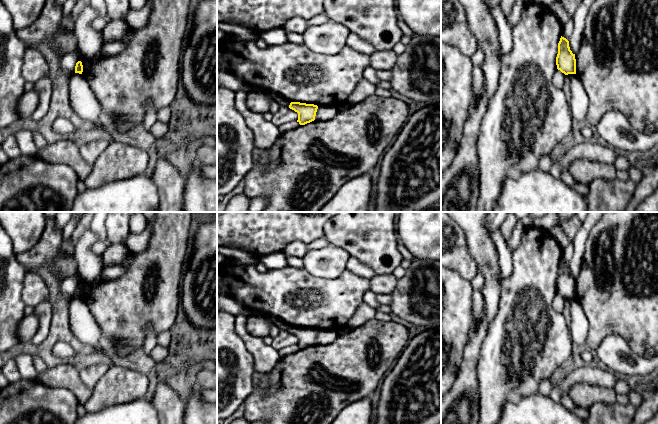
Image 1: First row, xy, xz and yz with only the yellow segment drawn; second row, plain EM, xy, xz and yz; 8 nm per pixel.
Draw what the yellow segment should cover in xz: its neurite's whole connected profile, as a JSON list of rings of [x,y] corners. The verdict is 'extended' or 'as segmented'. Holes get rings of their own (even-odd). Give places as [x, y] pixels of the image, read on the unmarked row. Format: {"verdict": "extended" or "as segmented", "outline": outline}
{"verdict": "as segmented", "outline": [[[291,326],[289,332],[298,337],[297,346],[300,349],[305,349],[315,344],[318,330],[314,328]]]}

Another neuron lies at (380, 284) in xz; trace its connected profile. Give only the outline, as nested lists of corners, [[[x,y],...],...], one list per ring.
[[[393,273],[374,275],[369,280],[369,289],[371,289],[375,294],[391,294],[396,286],[398,279],[393,275]]]

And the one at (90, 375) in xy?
[[[95,364],[92,366],[83,365],[79,367],[79,376],[81,381],[89,389],[95,387],[100,378],[107,372],[110,366],[106,364]]]

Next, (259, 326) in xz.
[[[250,315],[246,323],[246,330],[251,335],[264,338],[270,334],[272,319],[267,316]]]

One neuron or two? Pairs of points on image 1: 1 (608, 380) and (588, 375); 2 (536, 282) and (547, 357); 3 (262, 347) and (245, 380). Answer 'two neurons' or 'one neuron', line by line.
1: one neuron
2: one neuron
3: two neurons

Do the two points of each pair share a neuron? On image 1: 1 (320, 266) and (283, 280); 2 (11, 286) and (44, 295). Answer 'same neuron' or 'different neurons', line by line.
1: different neurons
2: different neurons

